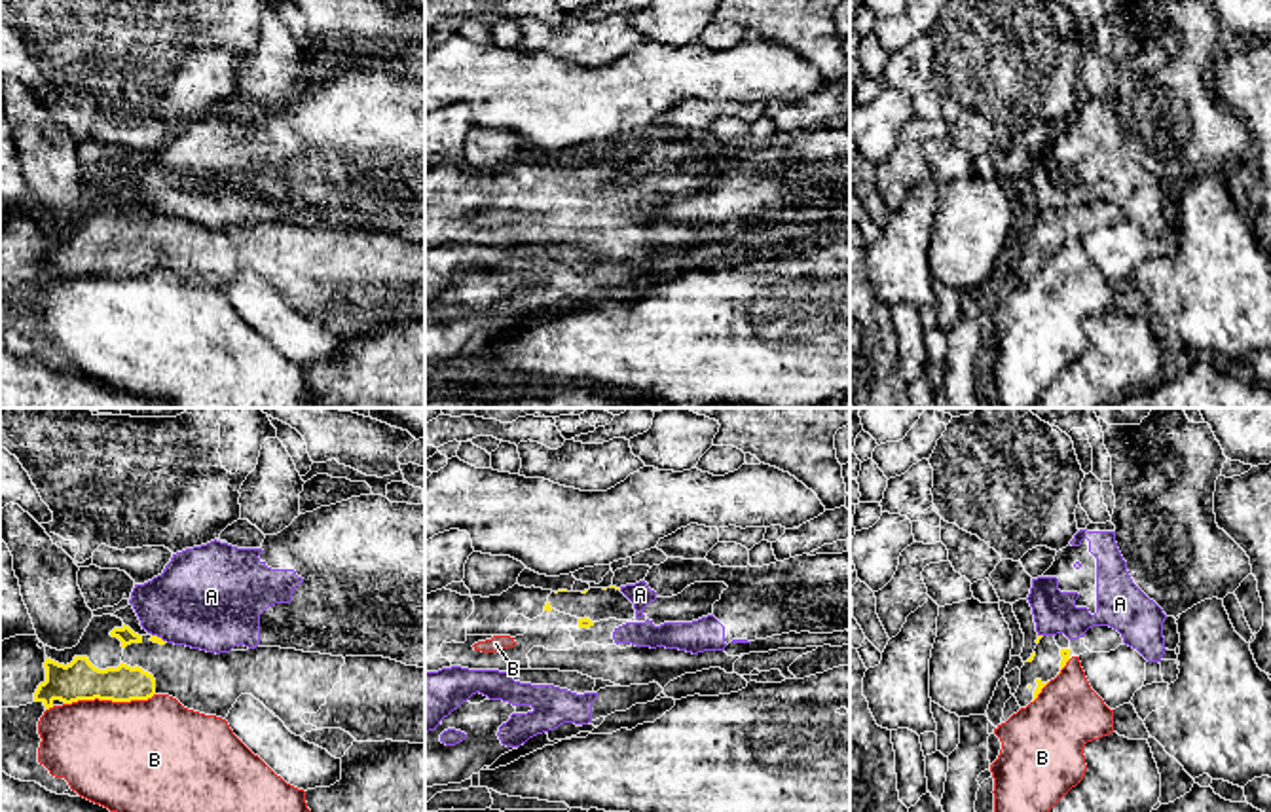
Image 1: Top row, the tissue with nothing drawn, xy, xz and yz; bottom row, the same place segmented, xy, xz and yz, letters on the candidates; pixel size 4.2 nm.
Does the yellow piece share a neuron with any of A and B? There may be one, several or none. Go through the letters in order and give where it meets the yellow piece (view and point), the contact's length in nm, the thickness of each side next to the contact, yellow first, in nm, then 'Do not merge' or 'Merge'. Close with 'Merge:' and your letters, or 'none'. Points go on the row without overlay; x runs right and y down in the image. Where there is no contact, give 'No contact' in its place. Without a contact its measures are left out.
A: Touches yellow at xy (160, 213). Shared border 80 nm. Thickness 30 nm (yellow) against 420 nm. Do not merge
B: Touches yellow at xy (109, 274). Shared border 380 nm. Thickness 170 nm (yellow) against 460 nm. Do not merge
Merge: none

